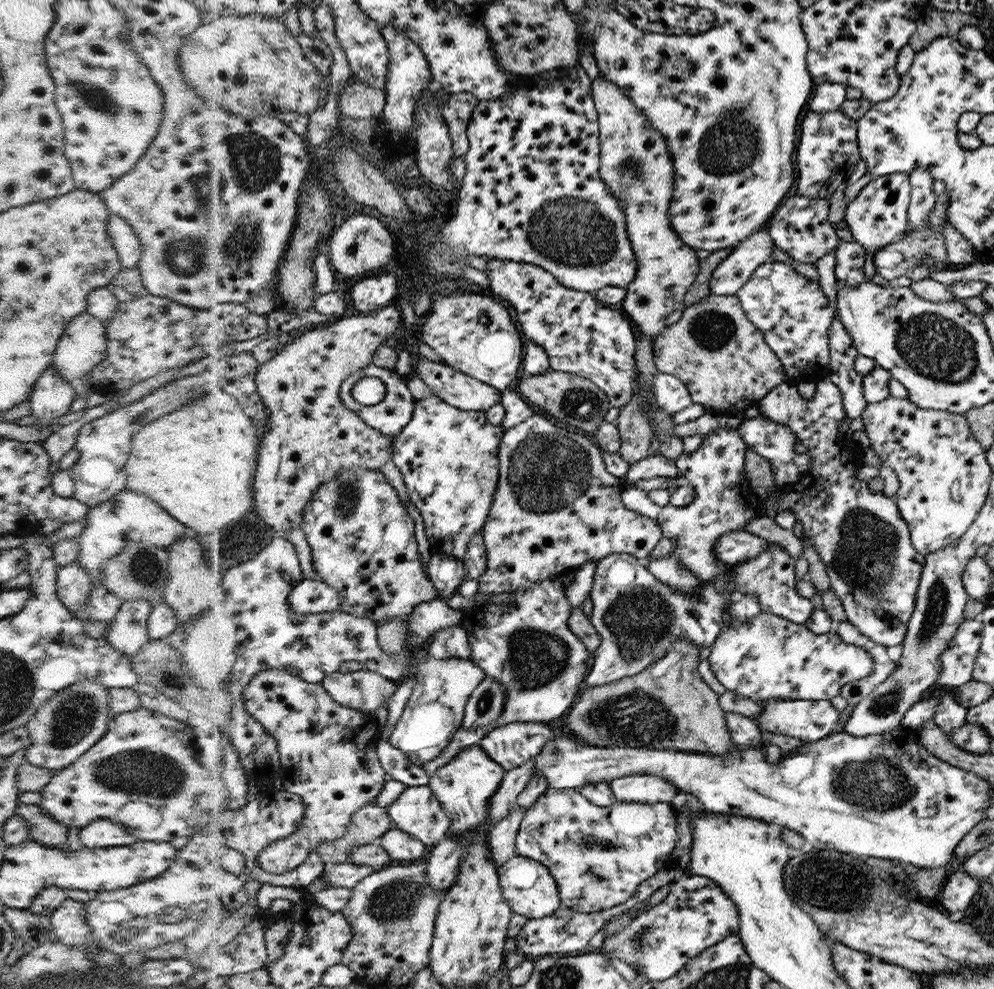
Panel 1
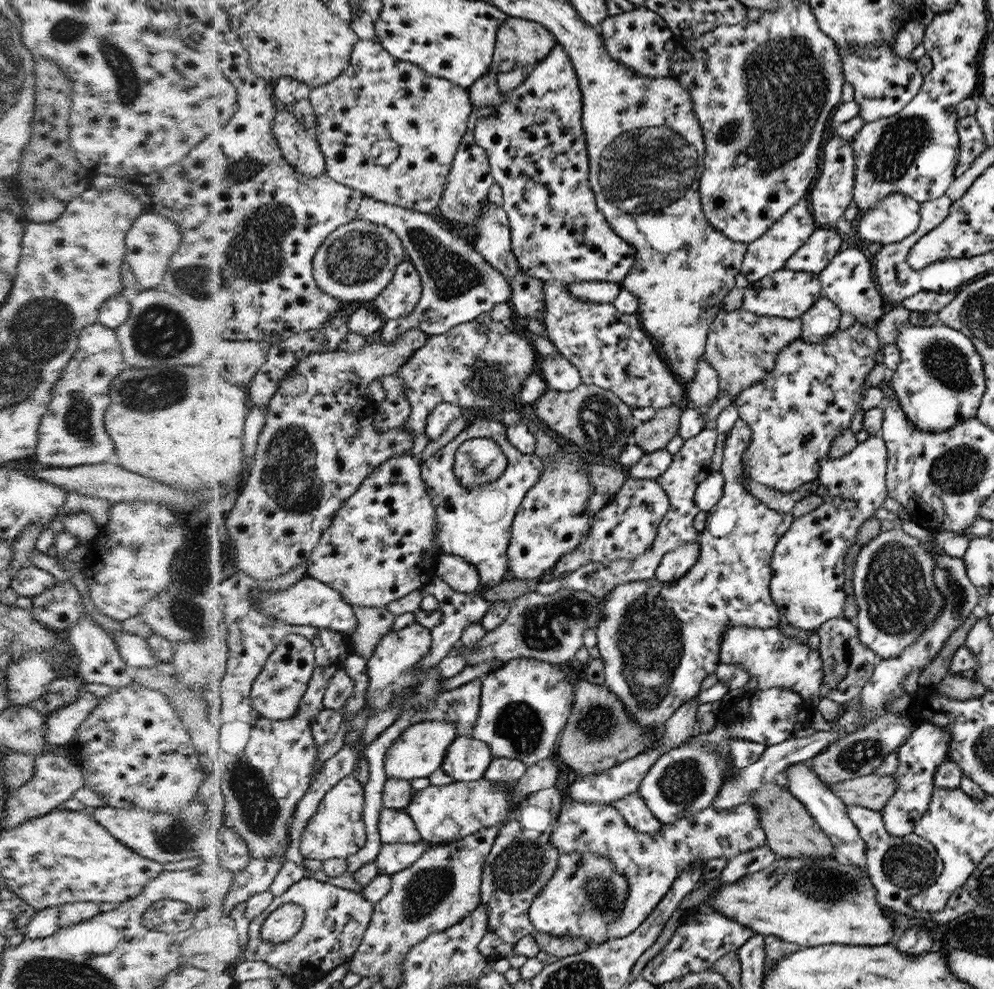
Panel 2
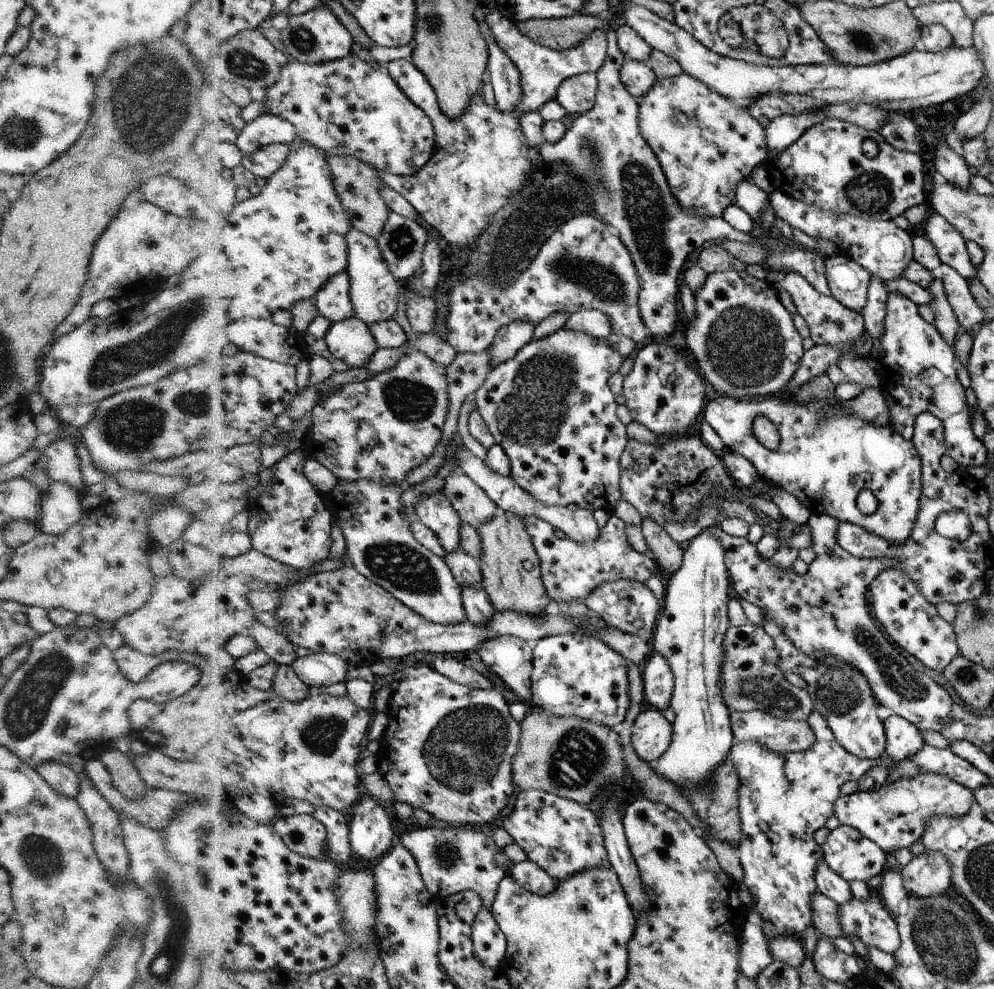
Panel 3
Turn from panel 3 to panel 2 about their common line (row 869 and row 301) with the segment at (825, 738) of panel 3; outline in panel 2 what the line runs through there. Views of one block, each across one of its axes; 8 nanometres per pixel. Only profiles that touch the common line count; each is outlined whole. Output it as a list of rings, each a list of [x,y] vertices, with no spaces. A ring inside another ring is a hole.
[[[784,267],[758,281],[751,282],[744,289],[742,308],[754,314],[778,318],[801,318],[821,296],[820,274],[790,270]]]

